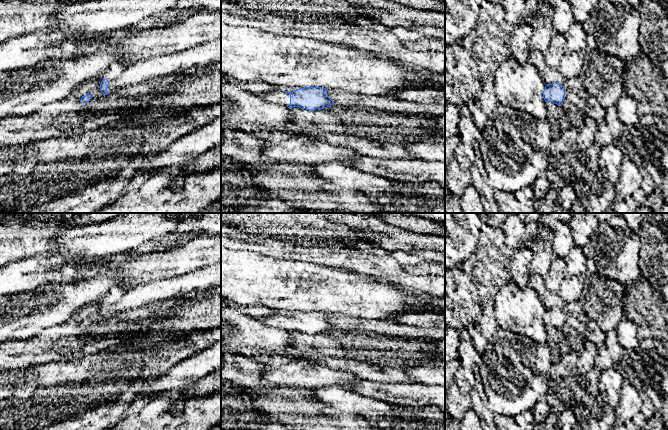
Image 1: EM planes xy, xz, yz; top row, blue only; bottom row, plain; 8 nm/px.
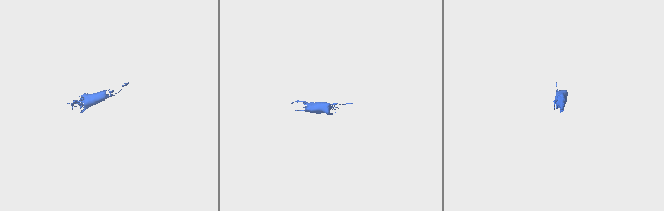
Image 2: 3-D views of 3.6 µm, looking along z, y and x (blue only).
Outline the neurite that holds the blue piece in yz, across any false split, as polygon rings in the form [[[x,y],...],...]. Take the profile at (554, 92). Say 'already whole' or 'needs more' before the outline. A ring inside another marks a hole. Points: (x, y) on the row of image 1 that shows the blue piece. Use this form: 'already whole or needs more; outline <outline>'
already whole; outline [[[554,82],[545,86],[543,98],[545,102],[554,102],[559,106],[565,99],[565,91],[561,84]]]

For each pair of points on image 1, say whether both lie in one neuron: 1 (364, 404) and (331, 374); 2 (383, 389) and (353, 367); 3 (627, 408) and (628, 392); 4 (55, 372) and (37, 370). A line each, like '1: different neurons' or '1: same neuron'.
1: different neurons
2: different neurons
3: same neuron
4: same neuron

